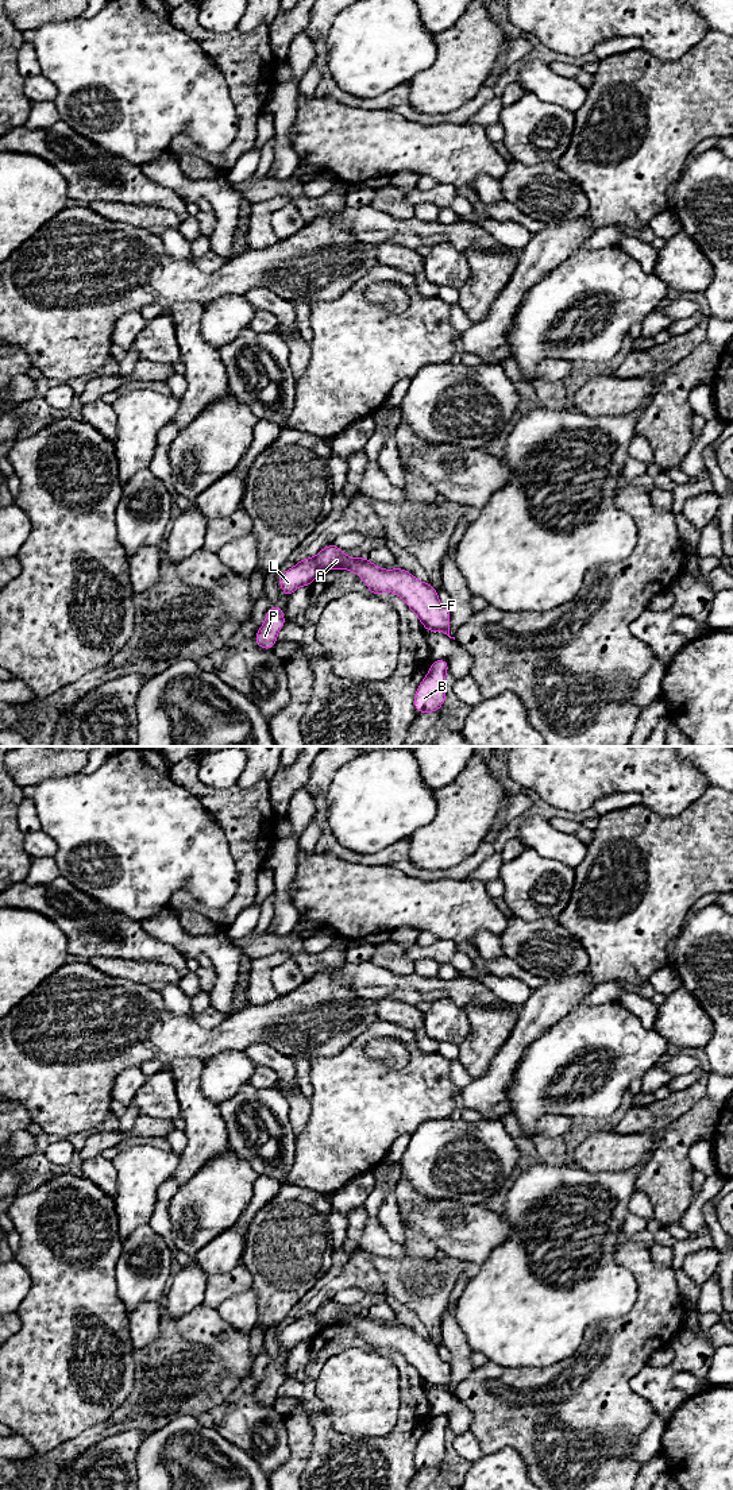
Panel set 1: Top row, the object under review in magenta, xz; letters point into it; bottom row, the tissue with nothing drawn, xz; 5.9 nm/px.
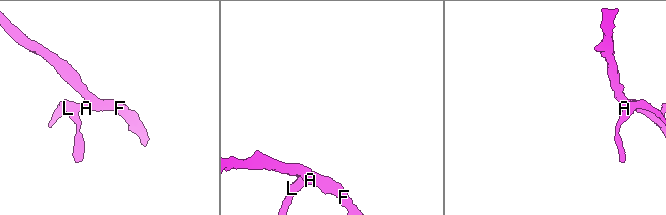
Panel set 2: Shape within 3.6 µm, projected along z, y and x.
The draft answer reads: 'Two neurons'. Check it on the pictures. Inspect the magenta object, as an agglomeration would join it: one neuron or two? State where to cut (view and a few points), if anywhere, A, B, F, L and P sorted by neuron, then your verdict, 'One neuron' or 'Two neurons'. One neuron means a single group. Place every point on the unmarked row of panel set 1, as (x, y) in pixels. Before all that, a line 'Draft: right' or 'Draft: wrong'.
Draft: right
Split along xz (315, 1312), (315, 1320), (320, 1328). Groups: A B F / L P. Two neurons

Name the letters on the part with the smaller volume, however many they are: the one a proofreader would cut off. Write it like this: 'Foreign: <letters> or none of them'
Foreign: L, P

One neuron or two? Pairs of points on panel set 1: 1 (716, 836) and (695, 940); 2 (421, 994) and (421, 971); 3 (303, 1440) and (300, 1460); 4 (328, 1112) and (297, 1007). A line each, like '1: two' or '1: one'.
1: two
2: two
3: one
4: two

